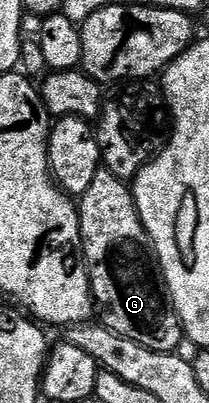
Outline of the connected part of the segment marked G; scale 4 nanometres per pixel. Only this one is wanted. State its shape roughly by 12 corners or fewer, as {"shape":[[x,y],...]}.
{"shape":[[125,180],[78,206],[99,322],[158,353],[186,338]]}

